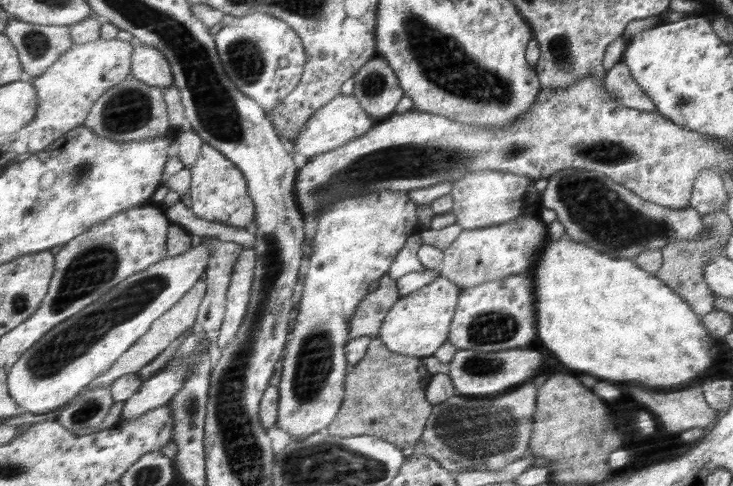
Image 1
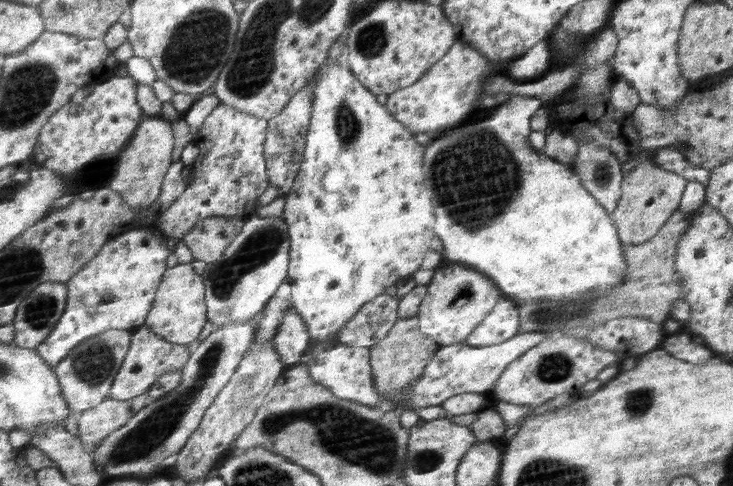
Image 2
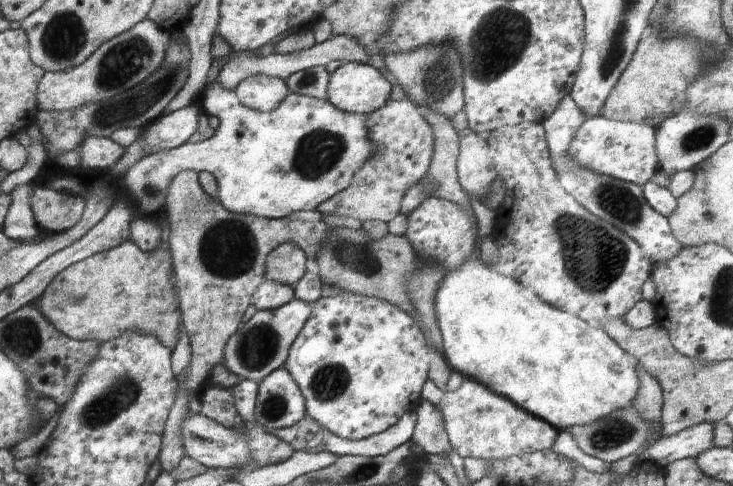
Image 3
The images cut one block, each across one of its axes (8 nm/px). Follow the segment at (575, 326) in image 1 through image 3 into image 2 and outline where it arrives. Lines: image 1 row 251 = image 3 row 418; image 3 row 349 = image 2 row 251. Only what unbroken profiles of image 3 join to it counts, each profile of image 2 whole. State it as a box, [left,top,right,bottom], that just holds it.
[422,94,628,302]

